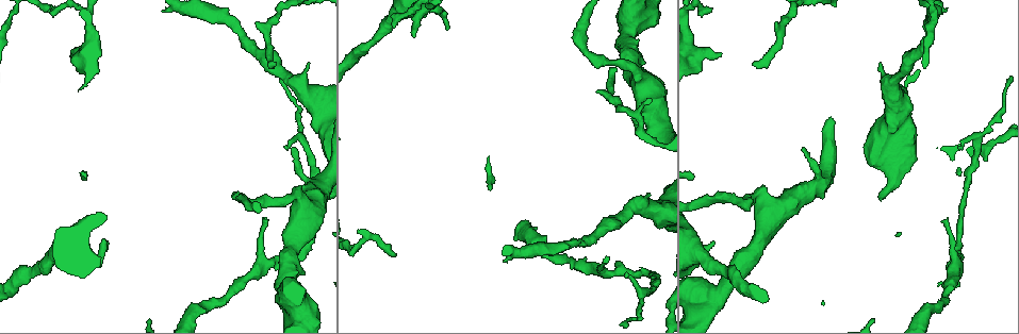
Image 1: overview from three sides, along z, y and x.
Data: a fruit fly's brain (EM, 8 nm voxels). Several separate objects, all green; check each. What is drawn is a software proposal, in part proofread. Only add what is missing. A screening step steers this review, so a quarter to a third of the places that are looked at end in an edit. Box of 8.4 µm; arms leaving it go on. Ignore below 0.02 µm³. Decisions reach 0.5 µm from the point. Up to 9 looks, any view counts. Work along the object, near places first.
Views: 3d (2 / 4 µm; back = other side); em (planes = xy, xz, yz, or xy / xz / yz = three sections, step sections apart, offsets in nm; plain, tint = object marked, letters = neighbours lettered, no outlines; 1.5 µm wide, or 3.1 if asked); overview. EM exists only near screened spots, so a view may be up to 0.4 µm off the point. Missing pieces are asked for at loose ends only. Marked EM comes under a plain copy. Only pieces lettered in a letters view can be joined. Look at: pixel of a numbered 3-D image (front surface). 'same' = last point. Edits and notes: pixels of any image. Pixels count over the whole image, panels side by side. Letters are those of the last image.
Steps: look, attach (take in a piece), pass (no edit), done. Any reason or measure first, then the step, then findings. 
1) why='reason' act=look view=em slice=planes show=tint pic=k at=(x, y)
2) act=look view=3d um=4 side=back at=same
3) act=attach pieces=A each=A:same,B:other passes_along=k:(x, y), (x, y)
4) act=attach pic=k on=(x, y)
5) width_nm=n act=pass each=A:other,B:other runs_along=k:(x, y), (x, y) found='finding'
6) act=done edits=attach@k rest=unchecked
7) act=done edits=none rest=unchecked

why='free end' act=look view=em slice=planes show=letters pic=1 at=(803, 150)

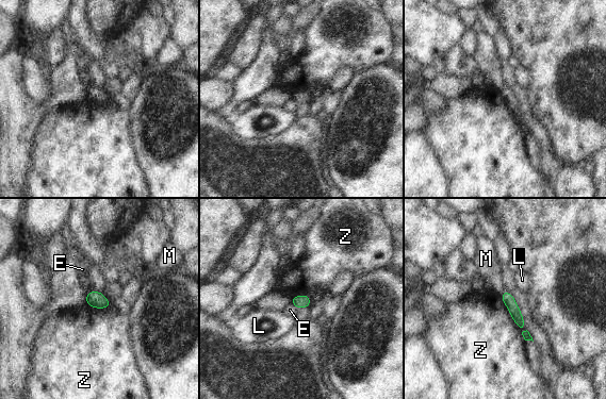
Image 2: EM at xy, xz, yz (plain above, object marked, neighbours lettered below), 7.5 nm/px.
width_nm=90 act=pass each=E:other,L:other,M:other,Z:other runs_along=2:(506, 294), (527, 337) found='none of them fits'

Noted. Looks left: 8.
why='branch stops here' act=look view=3d um=4 side=back pic=1 at=(108, 240)

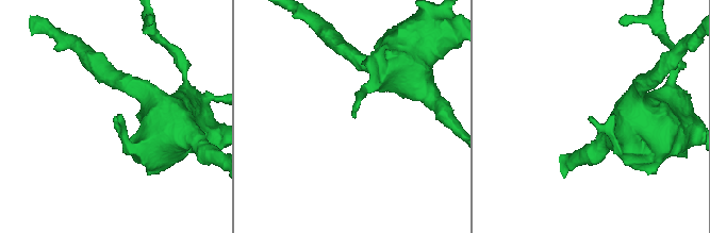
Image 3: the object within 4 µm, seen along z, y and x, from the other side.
why='need the tissue' act=look view=em slice=xy step=8 show=letters pic=3 at=(353, 116)

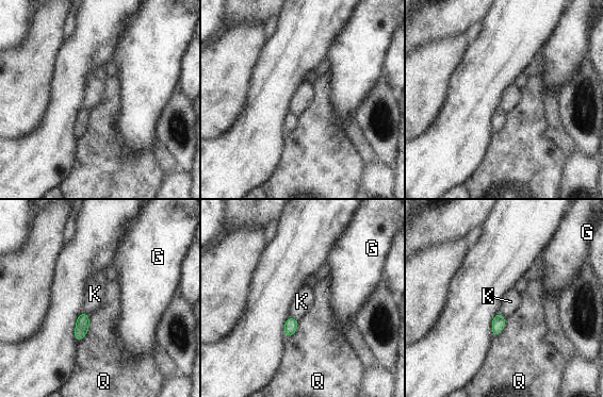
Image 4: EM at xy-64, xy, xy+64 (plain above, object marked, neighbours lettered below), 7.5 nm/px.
act=look view=em slice=planes show=letters at=same

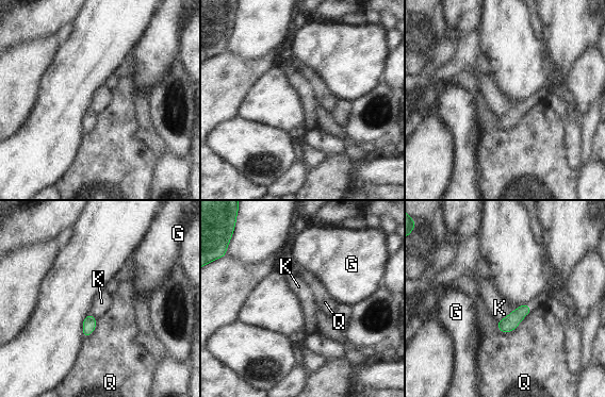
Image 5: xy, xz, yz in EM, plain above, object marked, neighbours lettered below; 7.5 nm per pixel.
act=pass each=G:other,K:other,Q:other border=5:(520, 324), (508, 332), (496, 328) found='none of them fits'

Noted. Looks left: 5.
why='free end' act=look view=em slice=planes show=letters pic=1 at=(84, 71)

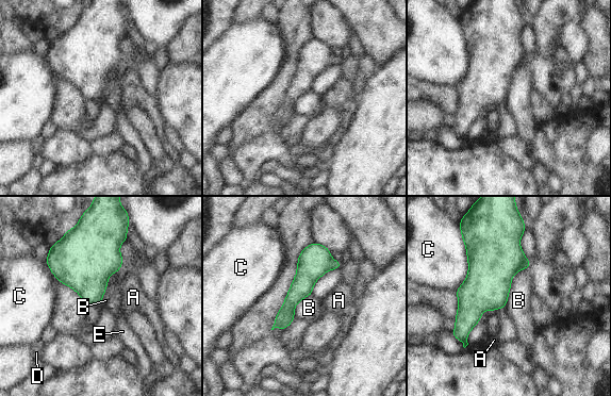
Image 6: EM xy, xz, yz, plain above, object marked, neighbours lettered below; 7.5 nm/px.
act=pass each=A:other,B:other,C:other,D:other,E:other border=6:(528, 268), (513, 276), (506, 306) found='none of them fits'

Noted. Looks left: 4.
why='branch stops here' act=look view=em slice=xy step=8 show=tint pic=1 at=(267, 219)

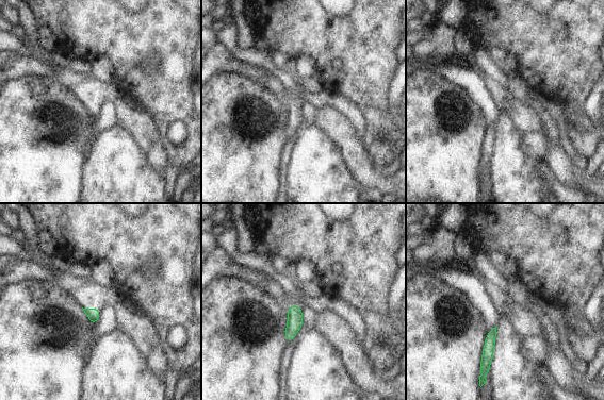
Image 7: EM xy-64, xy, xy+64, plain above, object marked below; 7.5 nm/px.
why='cut it another way' act=look view=em slice=planes show=letters at=same

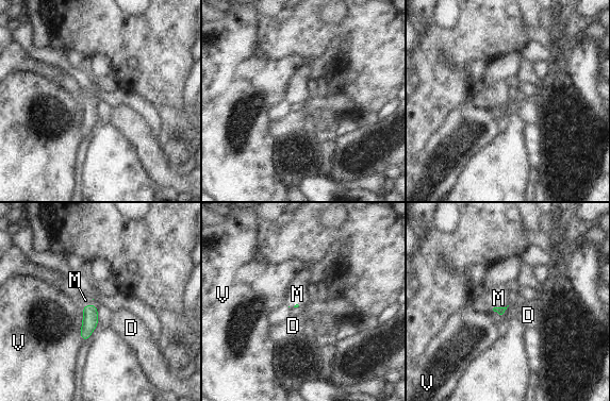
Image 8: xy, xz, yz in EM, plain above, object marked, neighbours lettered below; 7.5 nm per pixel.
act=attach pieces=M each=D:other,M:same,V:other passes_along=8:(500, 311), (499, 307), (498, 298) found='the neuron continues'

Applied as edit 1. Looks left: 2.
act=done edits=attach@8 rest=unchecked

